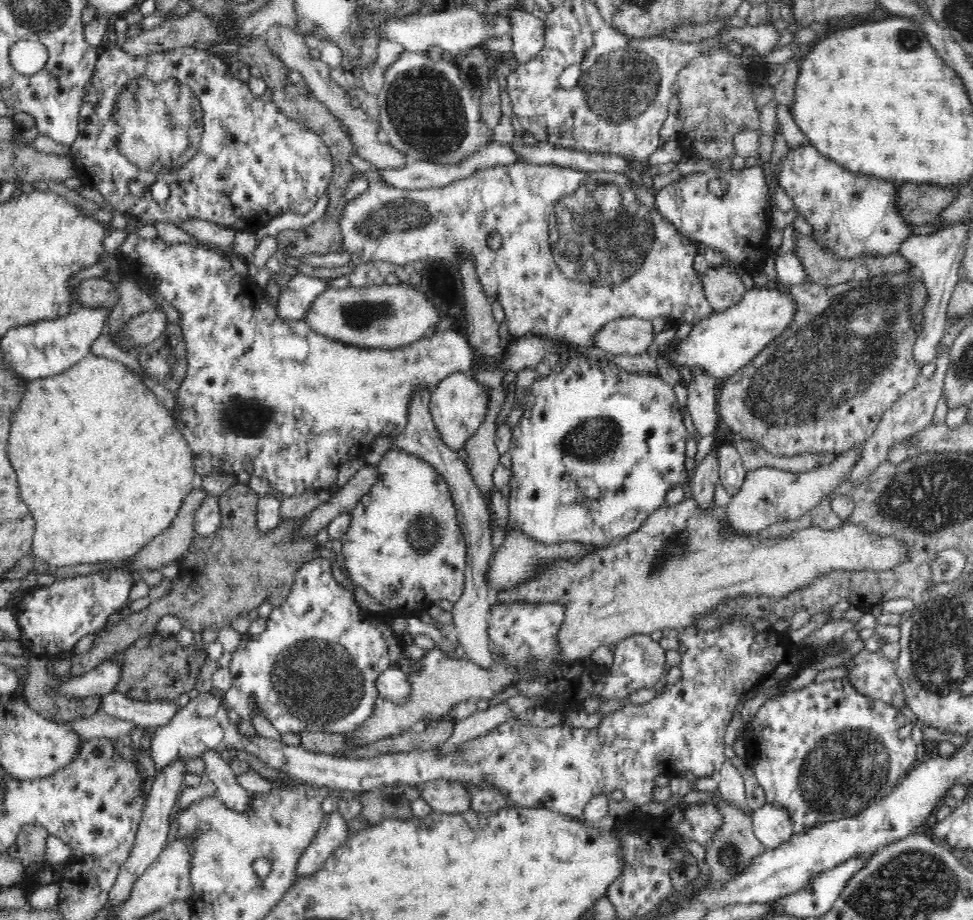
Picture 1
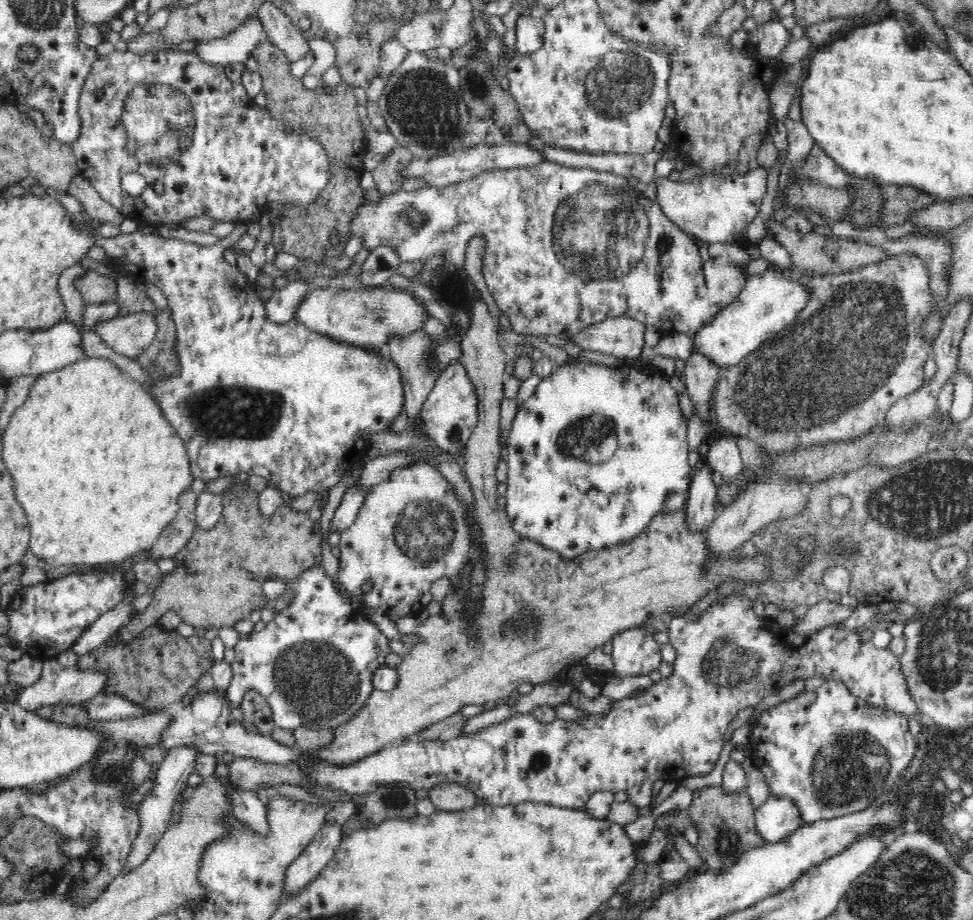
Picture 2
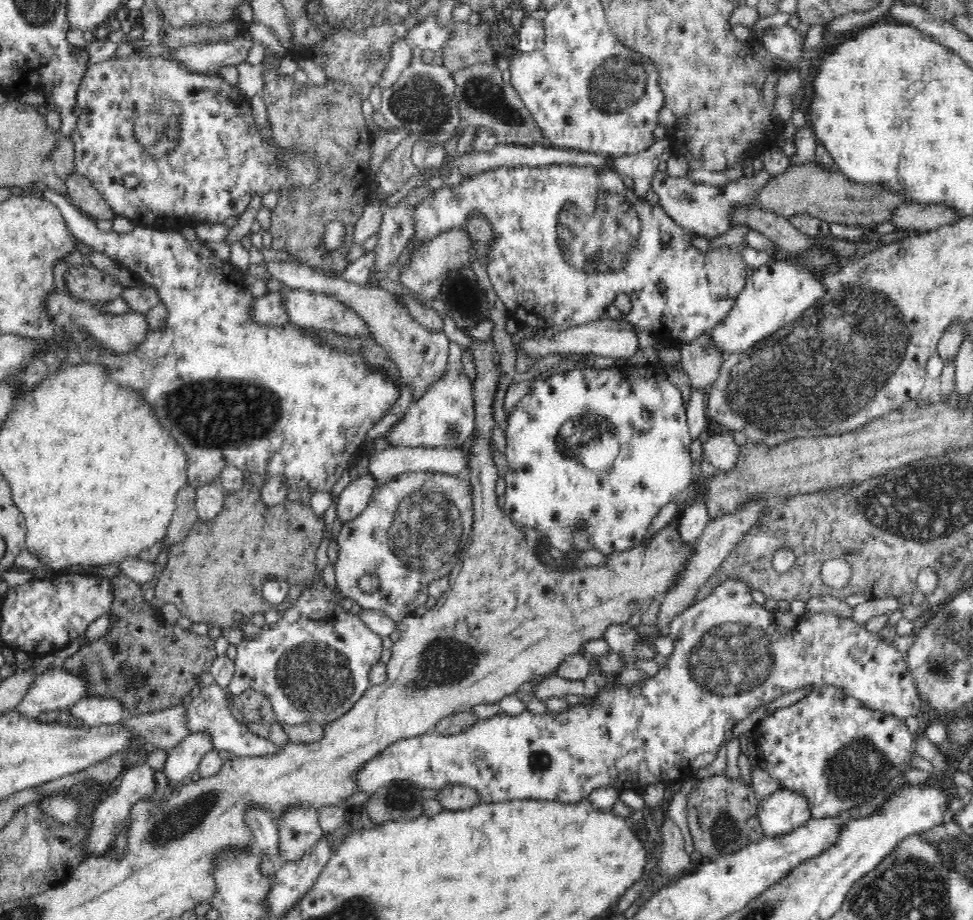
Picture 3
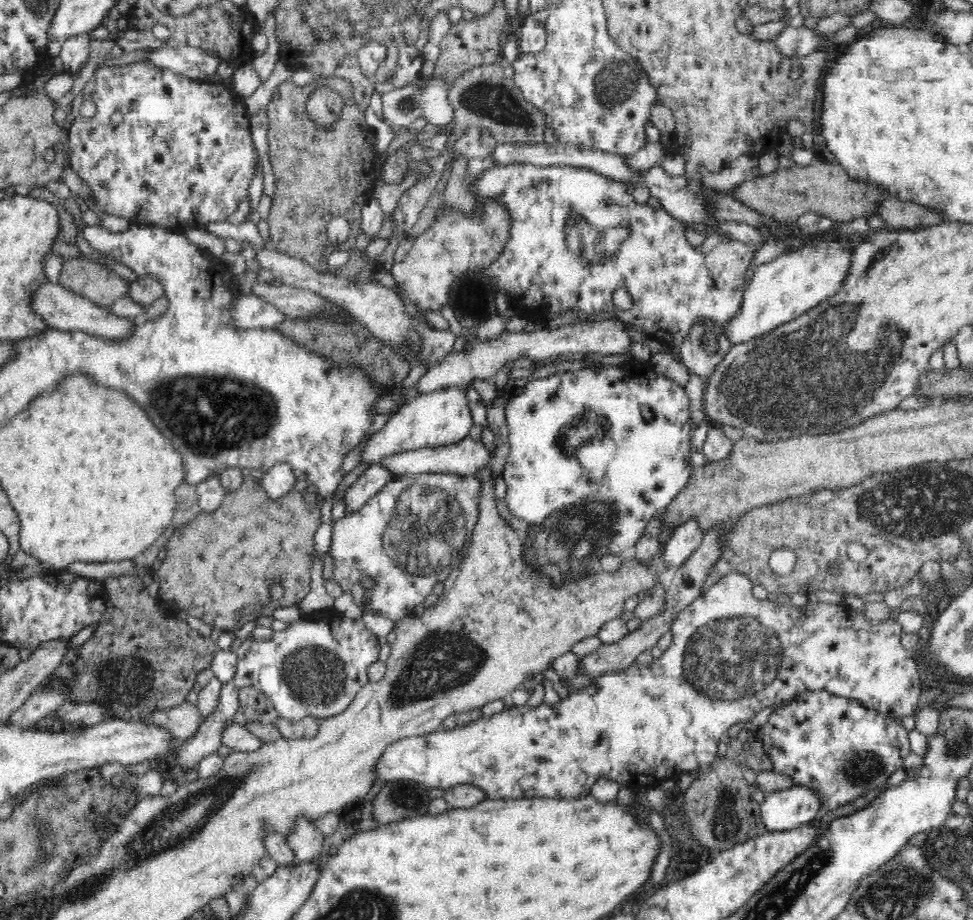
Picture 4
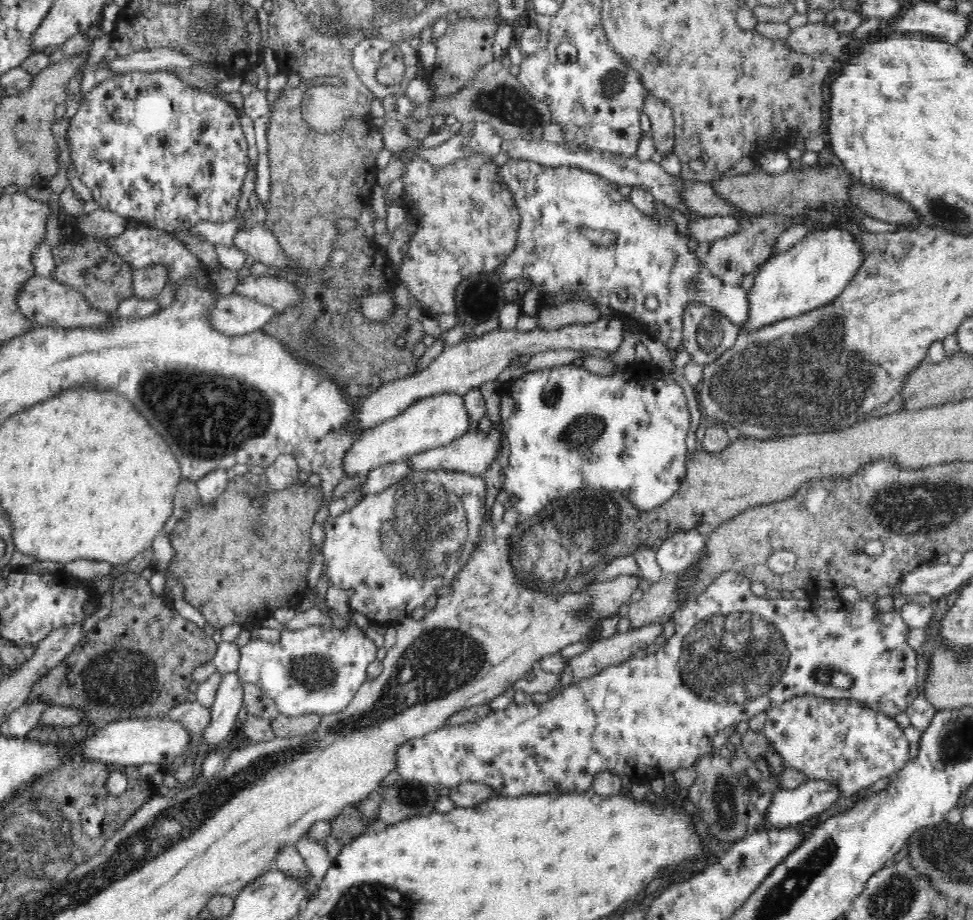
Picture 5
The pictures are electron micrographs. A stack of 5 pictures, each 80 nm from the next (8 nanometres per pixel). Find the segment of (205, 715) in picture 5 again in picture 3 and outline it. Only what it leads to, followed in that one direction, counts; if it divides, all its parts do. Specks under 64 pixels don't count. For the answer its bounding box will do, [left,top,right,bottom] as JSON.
[122,705,190,750]

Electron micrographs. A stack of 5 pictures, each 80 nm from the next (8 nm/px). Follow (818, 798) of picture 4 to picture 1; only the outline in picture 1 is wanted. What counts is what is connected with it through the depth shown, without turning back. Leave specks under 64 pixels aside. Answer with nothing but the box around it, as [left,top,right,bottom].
[752,802,794,847]

